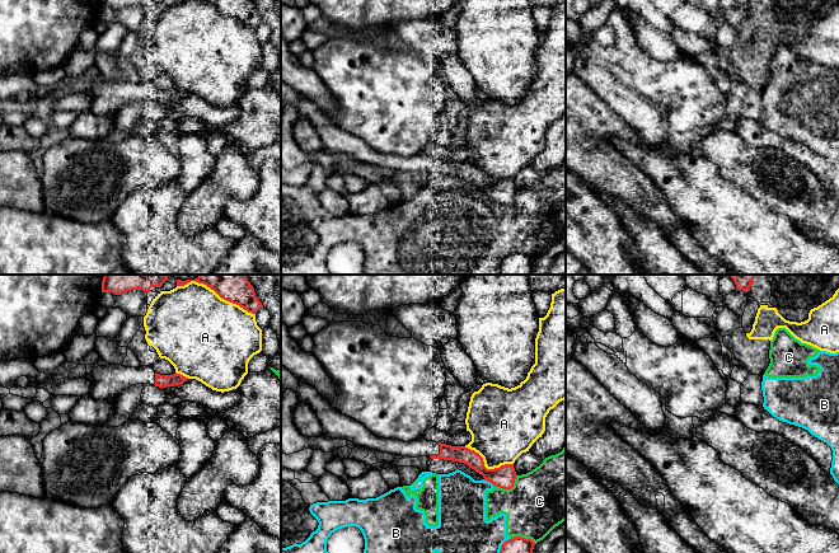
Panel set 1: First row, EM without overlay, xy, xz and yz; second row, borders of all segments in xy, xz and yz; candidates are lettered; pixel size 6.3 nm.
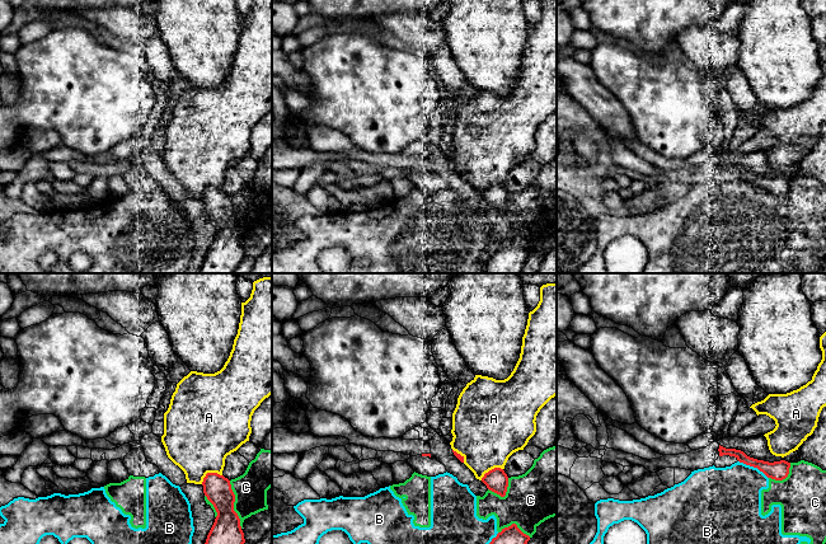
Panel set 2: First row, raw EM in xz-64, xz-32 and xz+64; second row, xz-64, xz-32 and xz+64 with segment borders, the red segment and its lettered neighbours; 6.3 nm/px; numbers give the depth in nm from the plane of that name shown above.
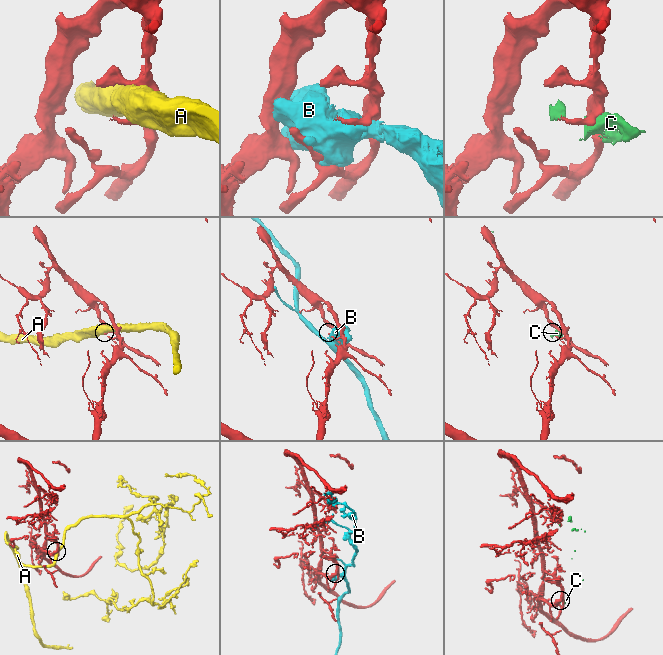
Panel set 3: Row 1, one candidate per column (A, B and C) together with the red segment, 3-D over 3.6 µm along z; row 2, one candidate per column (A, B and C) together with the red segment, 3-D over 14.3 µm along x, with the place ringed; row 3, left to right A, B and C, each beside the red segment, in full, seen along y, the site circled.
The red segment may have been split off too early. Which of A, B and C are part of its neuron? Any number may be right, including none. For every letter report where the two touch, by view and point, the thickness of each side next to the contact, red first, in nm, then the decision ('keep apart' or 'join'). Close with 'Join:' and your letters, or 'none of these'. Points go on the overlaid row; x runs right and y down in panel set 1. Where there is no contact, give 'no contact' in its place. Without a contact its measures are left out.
A: meets red in xz at (484, 467); 140 nm thick on the red side, 380 nm on the other; keep apart
B: meets red in xz at (488, 481); 140 nm thick on the red side, 300 nm on the other; keep apart
C: meets red in xz at (507, 488); 140 nm thick on the red side, 380 nm on the other; keep apart
Join: none of these

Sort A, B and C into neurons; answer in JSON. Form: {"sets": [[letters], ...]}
{"sets": [["A"], ["B", "C"]]}

